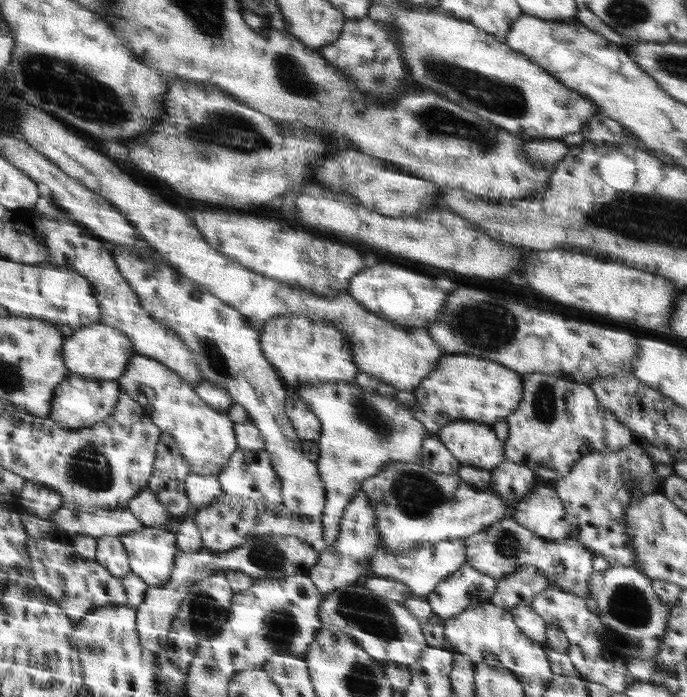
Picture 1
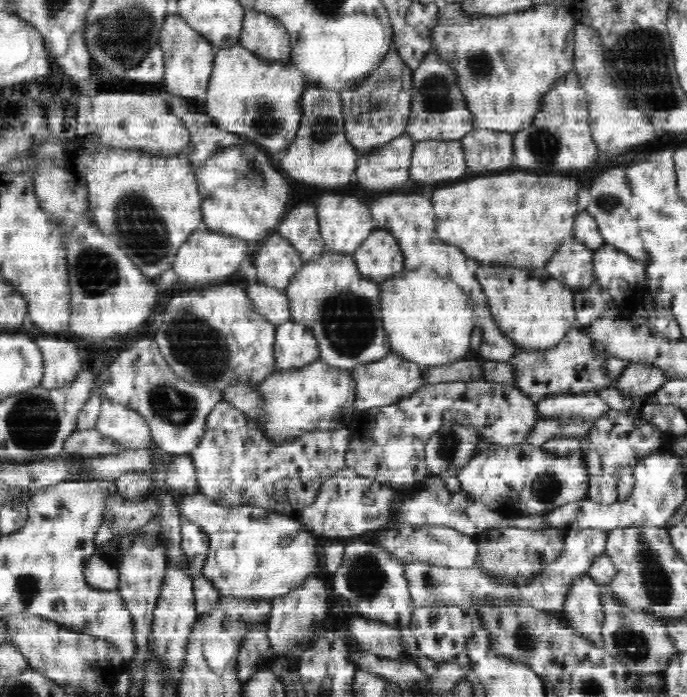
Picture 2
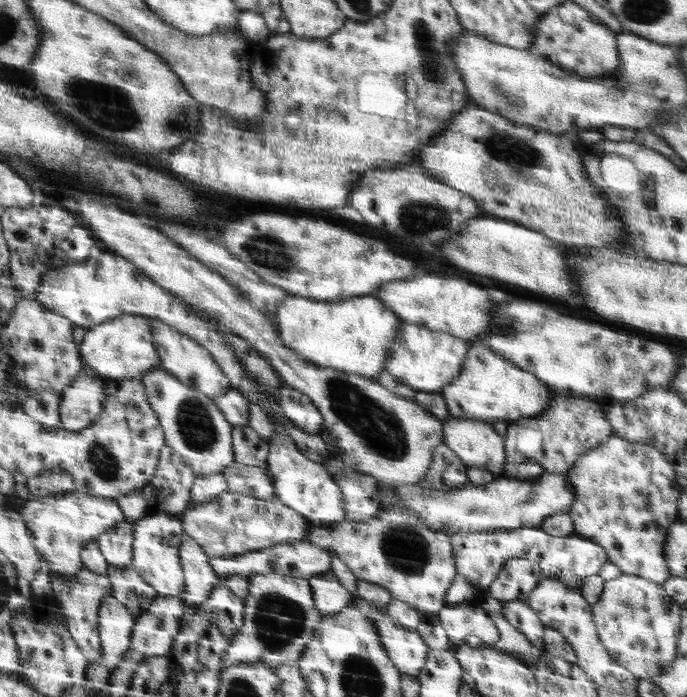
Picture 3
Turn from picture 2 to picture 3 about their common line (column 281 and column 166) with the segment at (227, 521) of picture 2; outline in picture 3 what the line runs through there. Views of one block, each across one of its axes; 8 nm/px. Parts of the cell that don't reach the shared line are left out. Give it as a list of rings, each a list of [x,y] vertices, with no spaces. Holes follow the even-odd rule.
[[[158,513],[144,516],[136,523],[136,530],[133,532],[132,567],[157,589],[159,595],[181,596],[185,591],[180,553],[184,522],[177,515]]]

